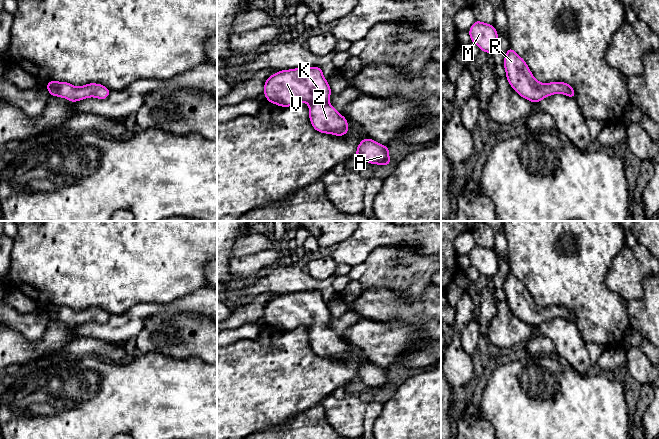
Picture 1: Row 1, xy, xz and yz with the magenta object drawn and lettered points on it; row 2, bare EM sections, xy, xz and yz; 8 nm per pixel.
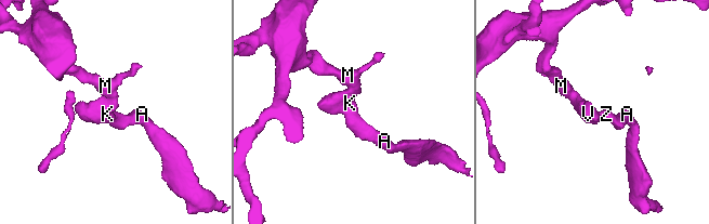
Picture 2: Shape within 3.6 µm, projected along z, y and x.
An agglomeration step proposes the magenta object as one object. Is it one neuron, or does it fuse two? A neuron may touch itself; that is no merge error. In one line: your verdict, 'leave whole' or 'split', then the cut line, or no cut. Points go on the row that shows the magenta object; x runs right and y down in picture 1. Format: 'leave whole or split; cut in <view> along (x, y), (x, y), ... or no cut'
leave whole; no cut

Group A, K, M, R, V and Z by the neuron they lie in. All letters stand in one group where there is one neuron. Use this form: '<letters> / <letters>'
A K M R V Z

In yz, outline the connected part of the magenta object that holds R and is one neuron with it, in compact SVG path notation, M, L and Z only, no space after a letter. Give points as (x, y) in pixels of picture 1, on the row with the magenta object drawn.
M510 47L505 55L503 65L510 86L523 98L533 103L557 93L575 98L572 86L565 82L550 82L544 84L537 81L524 59Z

